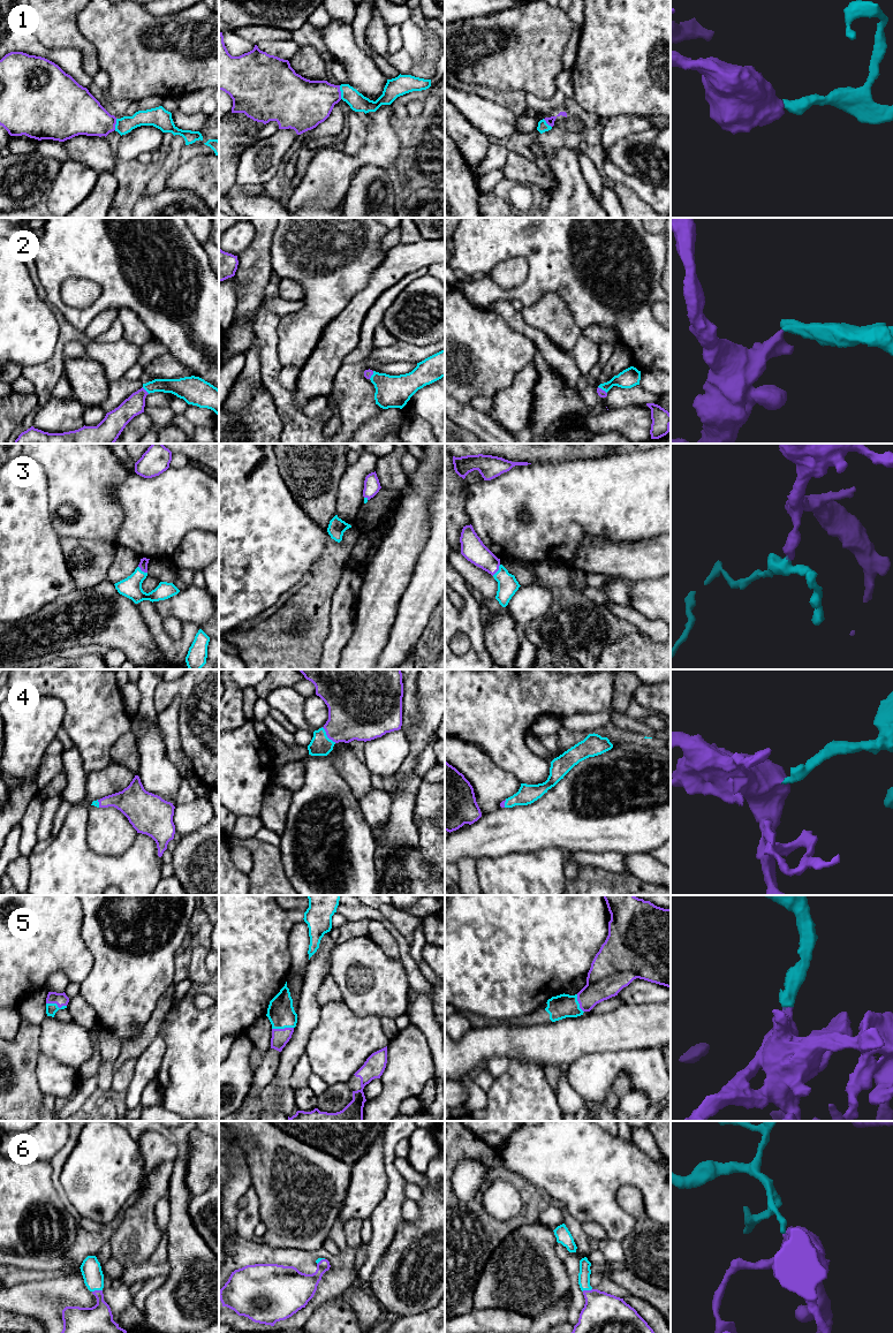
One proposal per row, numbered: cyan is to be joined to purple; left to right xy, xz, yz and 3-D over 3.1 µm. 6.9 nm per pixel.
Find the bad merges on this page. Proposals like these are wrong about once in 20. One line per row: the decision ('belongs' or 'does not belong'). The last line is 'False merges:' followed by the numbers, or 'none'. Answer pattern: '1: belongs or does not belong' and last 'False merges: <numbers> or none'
1: belongs
2: belongs
3: belongs
4: belongs
5: belongs
6: belongs
False merges: none

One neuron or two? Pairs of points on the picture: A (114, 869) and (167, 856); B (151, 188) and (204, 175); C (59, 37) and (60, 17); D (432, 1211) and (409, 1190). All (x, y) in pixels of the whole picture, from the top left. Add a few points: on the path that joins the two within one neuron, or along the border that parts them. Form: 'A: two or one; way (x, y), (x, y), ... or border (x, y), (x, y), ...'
A: two; border (160, 857), (163, 862)
B: two; border (178, 166), (169, 174), (165, 187)
C: one; way (59, 32), (59, 22)
D: two; border (422, 1189), (422, 1196), (417, 1202)

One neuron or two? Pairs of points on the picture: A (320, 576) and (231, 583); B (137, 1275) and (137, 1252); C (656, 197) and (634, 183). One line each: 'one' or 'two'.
A: two
B: two
C: one

